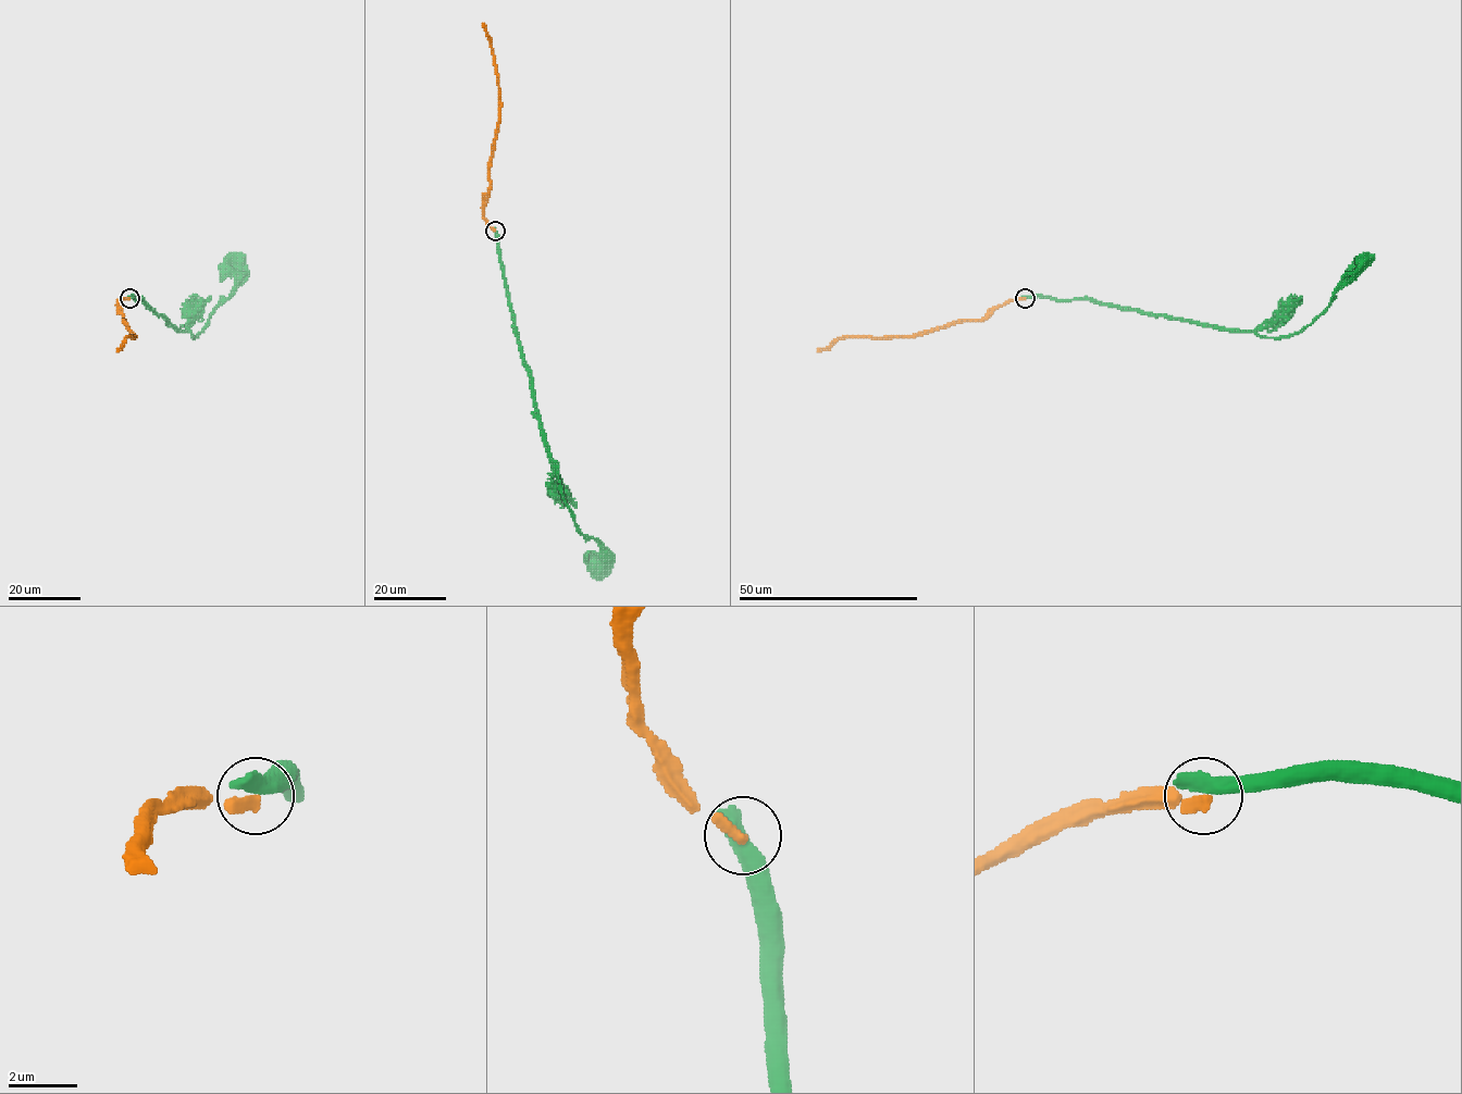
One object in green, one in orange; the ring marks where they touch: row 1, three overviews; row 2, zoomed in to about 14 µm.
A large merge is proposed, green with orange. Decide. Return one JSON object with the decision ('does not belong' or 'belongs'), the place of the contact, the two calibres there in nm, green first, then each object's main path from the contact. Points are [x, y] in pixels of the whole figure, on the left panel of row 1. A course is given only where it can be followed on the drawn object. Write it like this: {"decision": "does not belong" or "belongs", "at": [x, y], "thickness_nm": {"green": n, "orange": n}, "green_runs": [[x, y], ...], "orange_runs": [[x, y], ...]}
{"decision": "does not belong", "at": [129, 298], "thickness_nm": {"green": 650, "orange": 360}, "green_runs": [[129, 298], [140, 298], [177, 331], [187, 330], [194, 338], [234, 287], [236, 258]], "orange_runs": [[129, 298], [119, 301], [119, 311], [134, 335], [125, 339], [118, 352]]}

